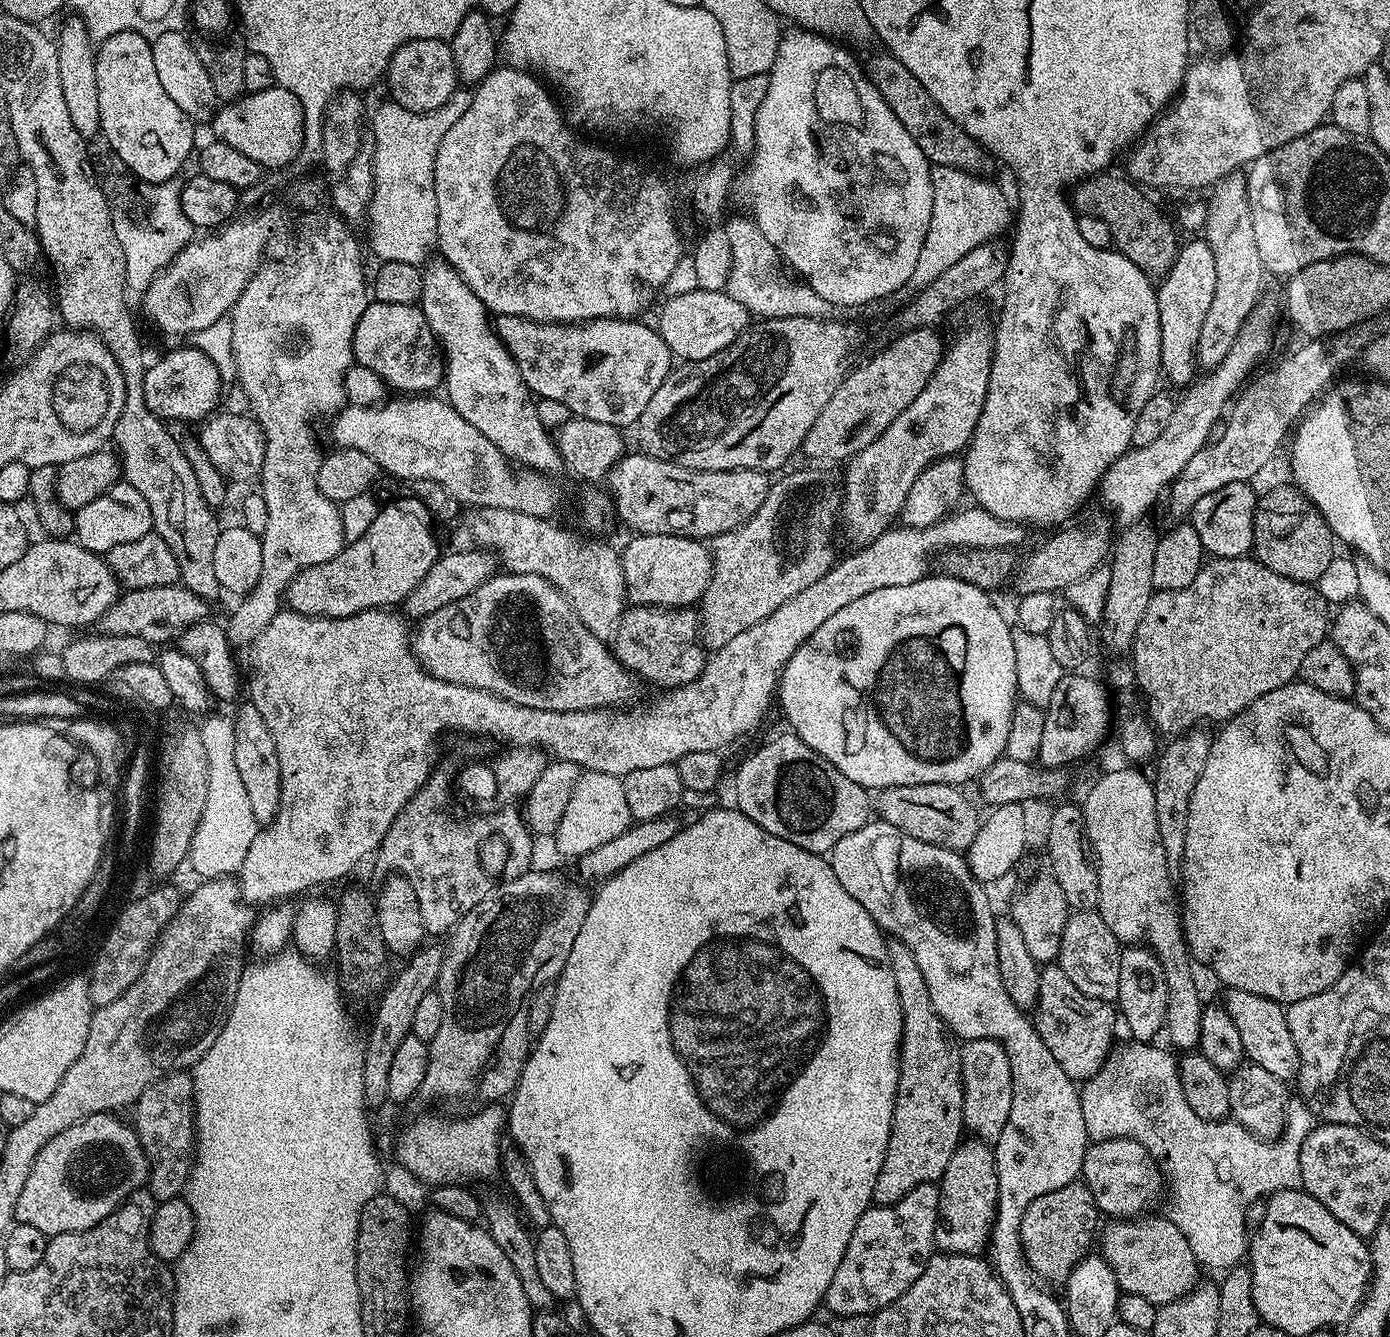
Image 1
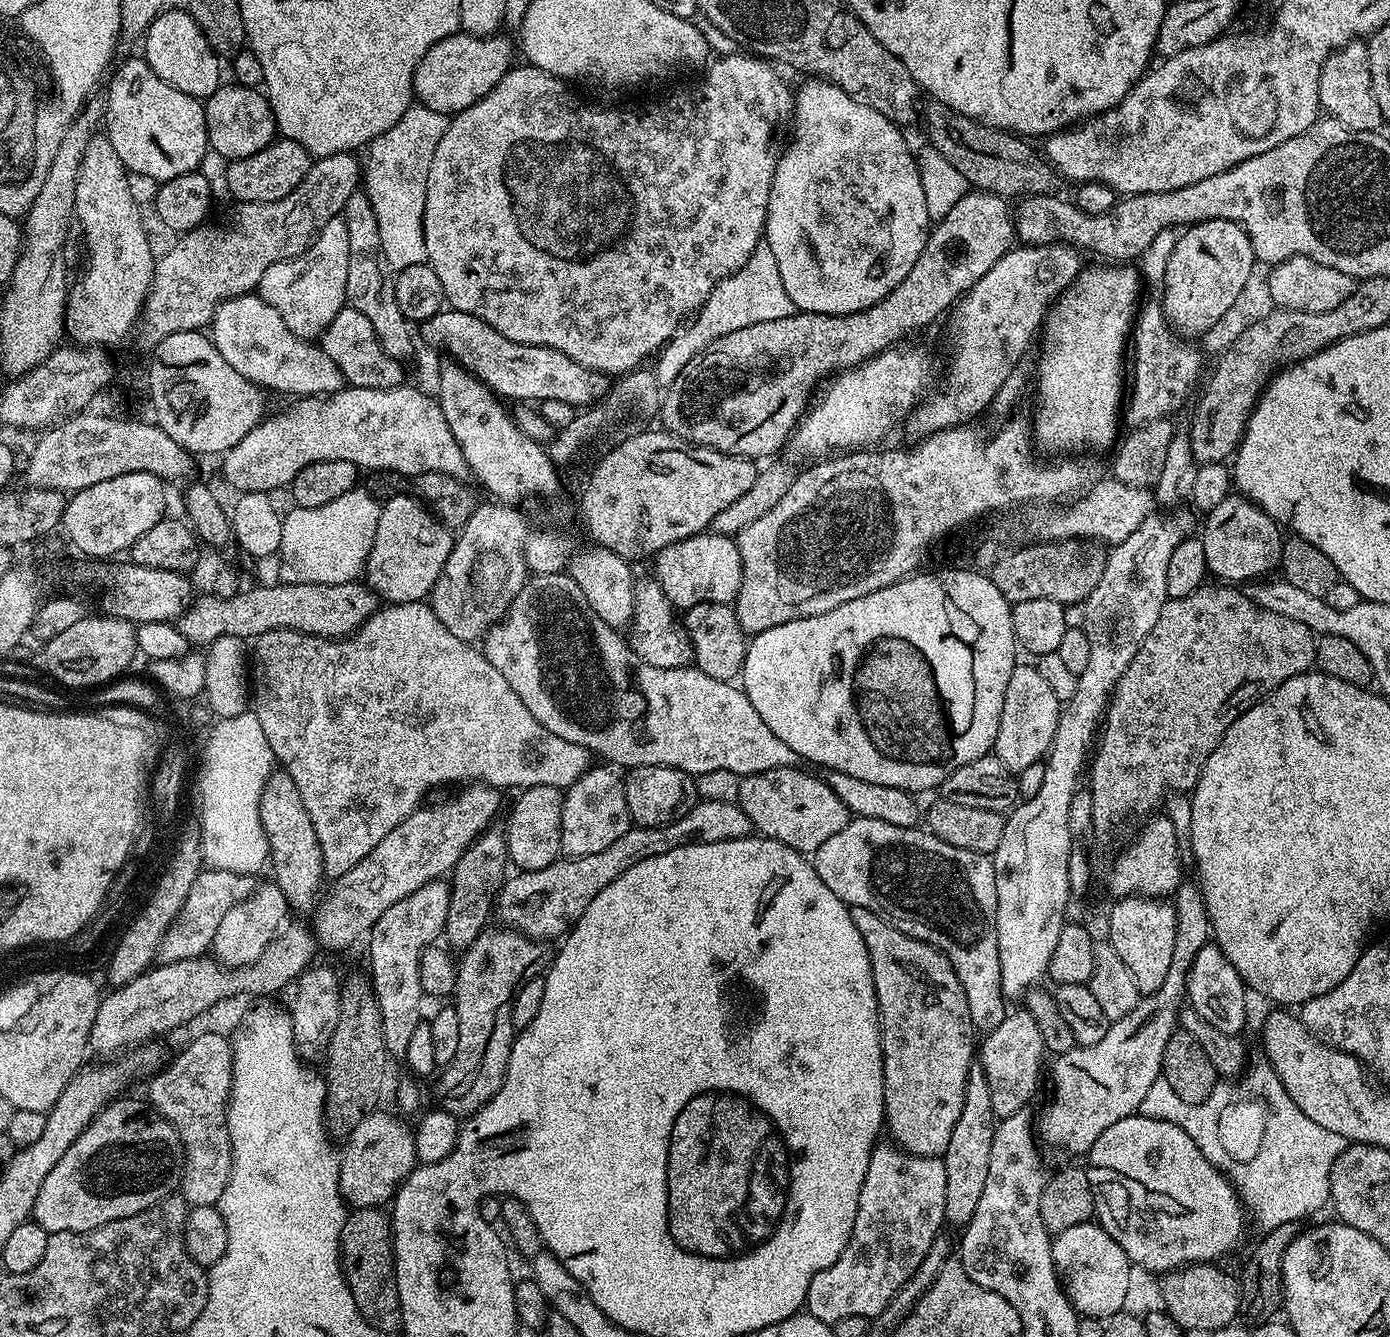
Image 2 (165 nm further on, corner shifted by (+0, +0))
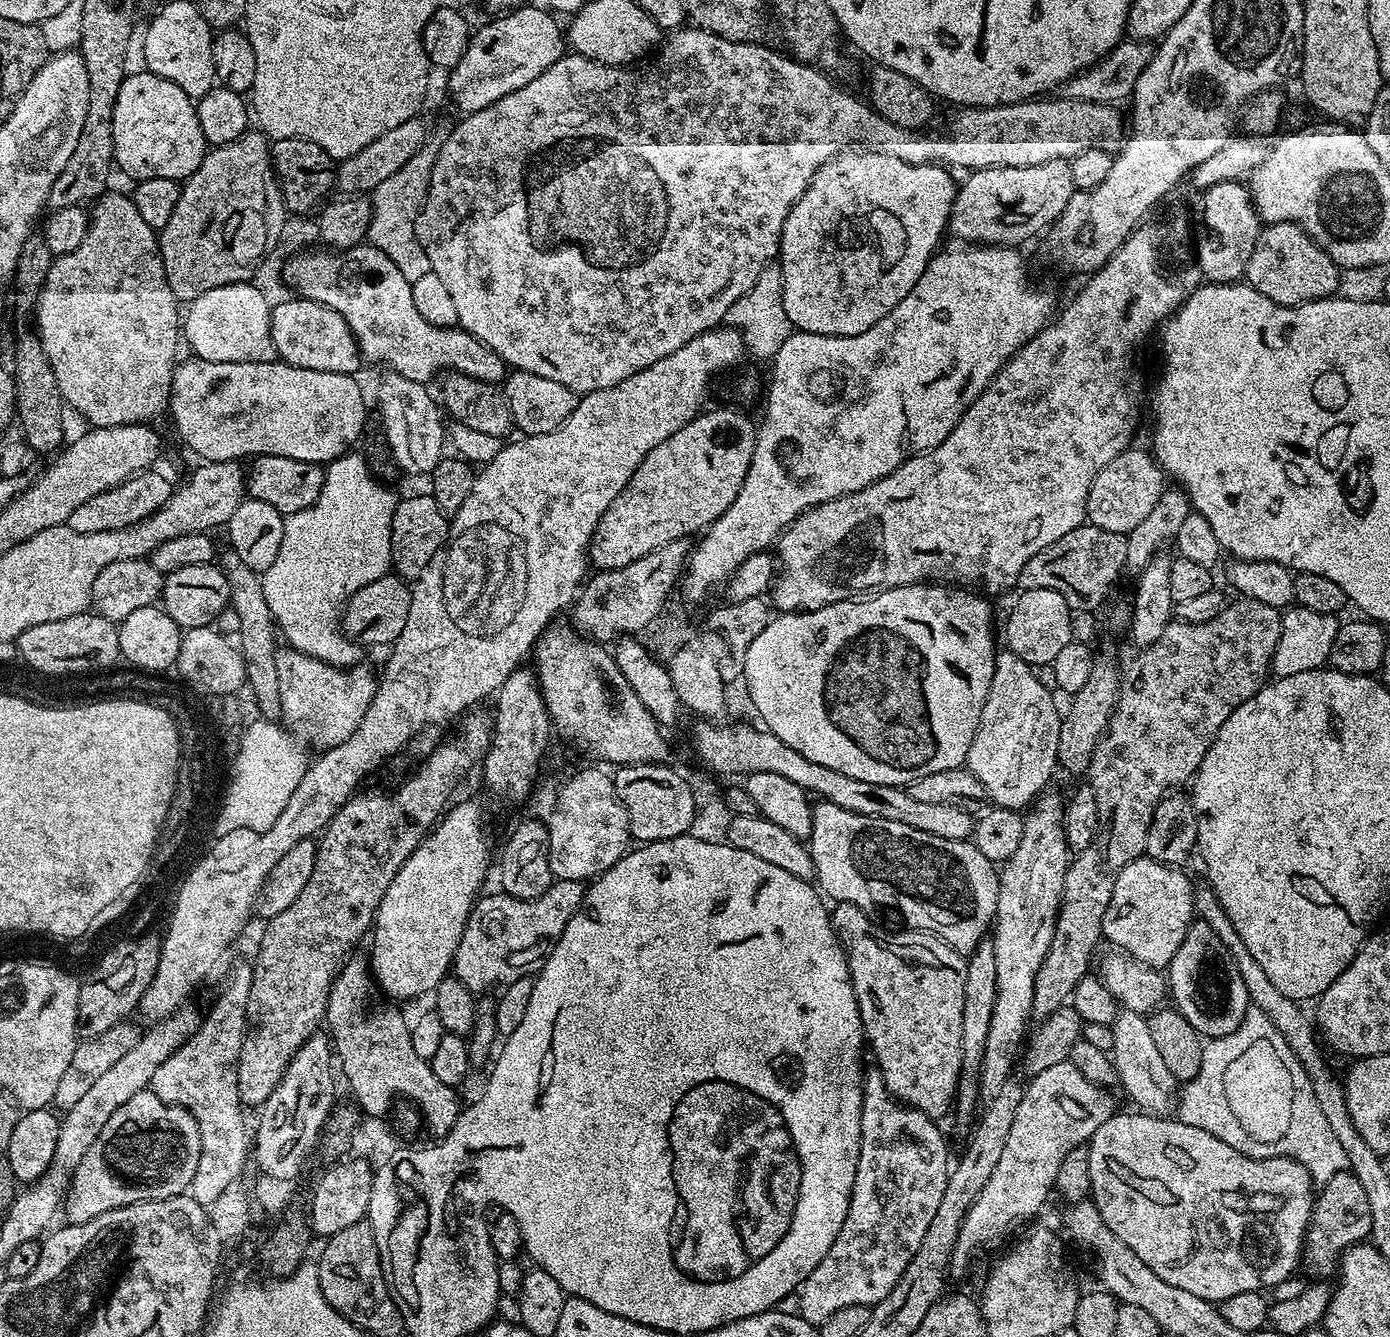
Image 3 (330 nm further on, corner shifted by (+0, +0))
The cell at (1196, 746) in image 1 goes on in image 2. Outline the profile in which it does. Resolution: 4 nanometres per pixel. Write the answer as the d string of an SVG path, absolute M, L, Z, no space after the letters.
M1185 879L1174 893L1176 909L1176 926L1174 928L1174 955L1170 957L1170 971L1162 986L1156 992L1141 995L1138 1006L1126 1014L1126 1018L1118 1018L1109 1023L1106 1038L1101 1038L1093 1044L1082 1044L1068 1052L1061 1052L1052 1064L1052 1097L1044 1108L1044 1113L1038 1116L1038 1136L1045 1145L1061 1148L1064 1152L1080 1152L1087 1154L1092 1144L1102 1138L1102 1130L1110 1130L1114 1122L1122 1122L1122 1118L1135 1116L1142 1106L1142 1098L1146 1098L1150 1086L1161 1079L1166 1054L1166 1042L1177 1032L1180 1013L1186 1004L1188 995L1188 975L1190 966L1194 966L1194 958L1198 950L1210 942L1212 923L1208 920L1208 911L1204 895L1200 892L1199 883L1195 879Z

